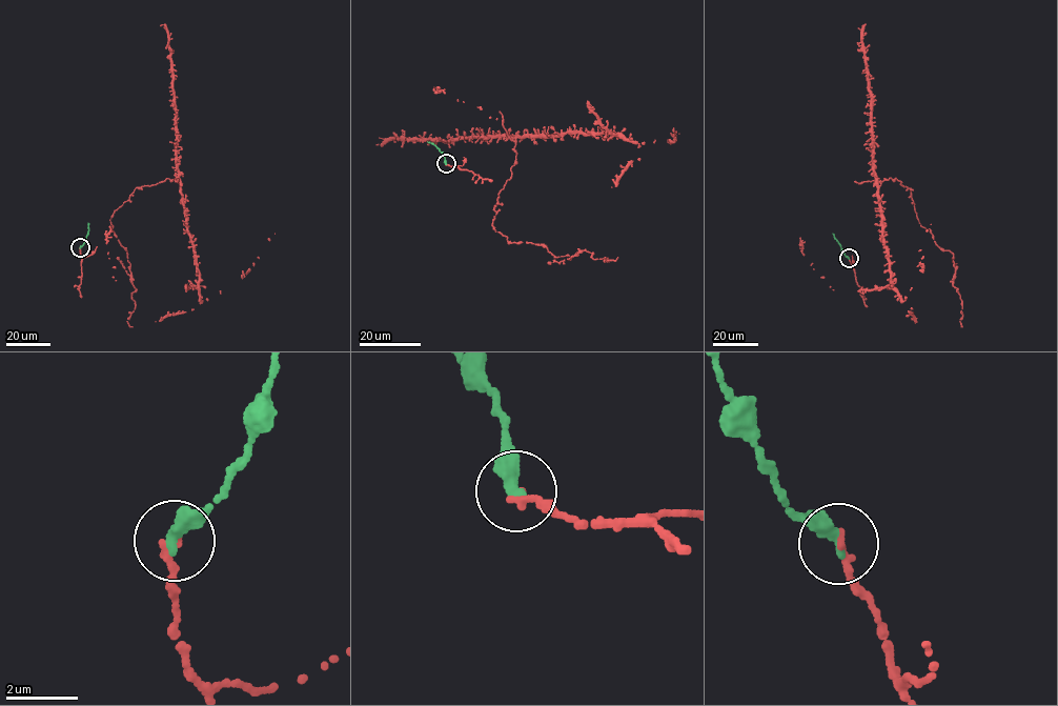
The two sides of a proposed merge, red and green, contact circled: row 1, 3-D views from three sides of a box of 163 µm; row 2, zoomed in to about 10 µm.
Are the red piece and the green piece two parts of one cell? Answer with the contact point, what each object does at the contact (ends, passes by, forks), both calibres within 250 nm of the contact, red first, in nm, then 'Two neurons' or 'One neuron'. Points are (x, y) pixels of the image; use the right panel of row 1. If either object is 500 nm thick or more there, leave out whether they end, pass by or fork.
Place: (849, 258). At the ring red ends. At the ring green ends. Thickness 200 nm (red) against 400 nm. One neuron

